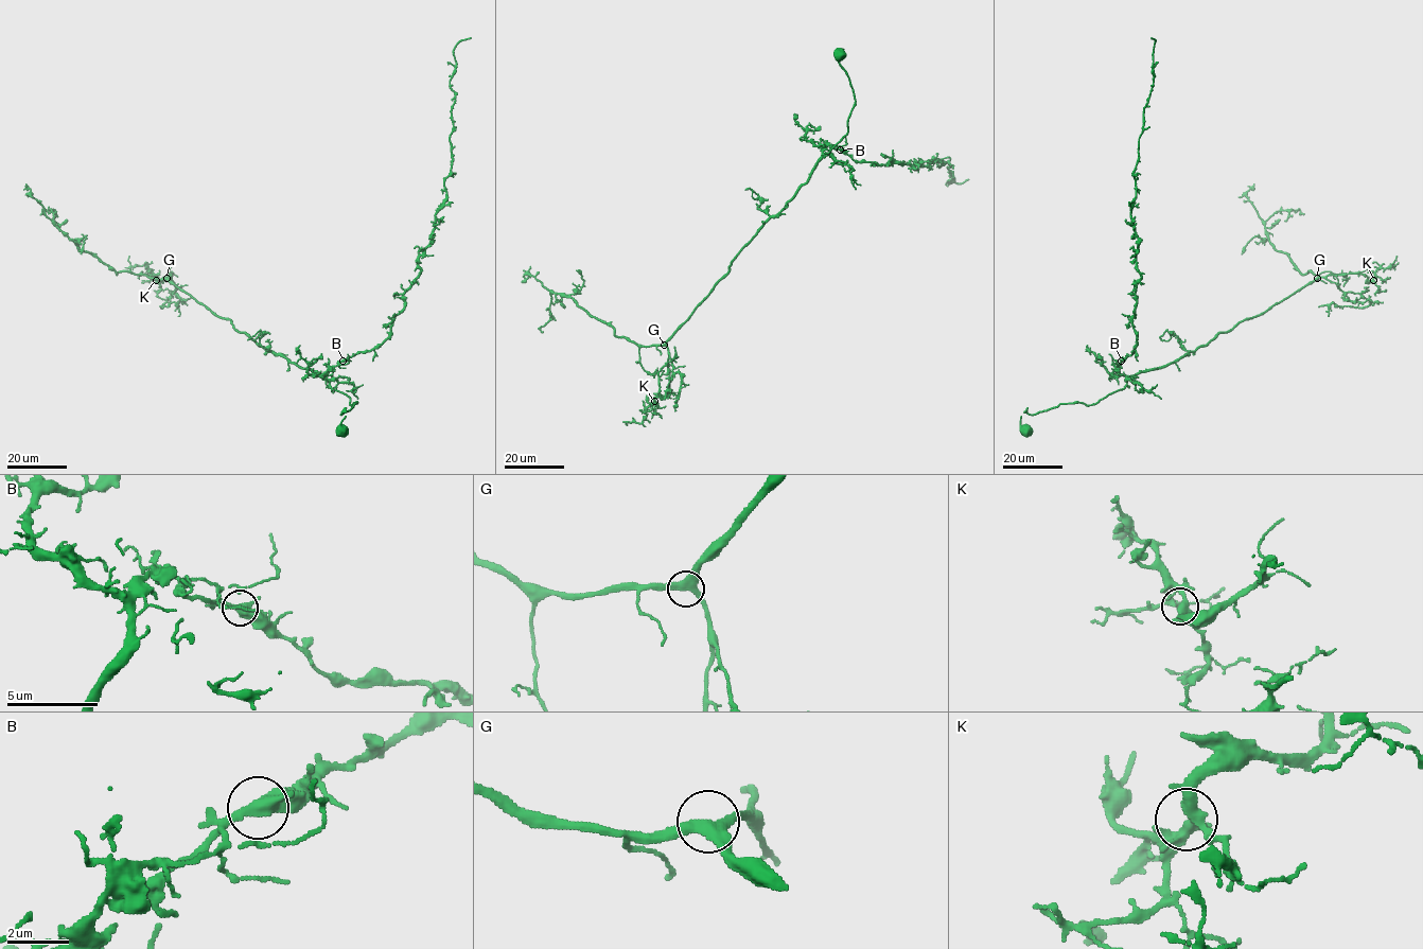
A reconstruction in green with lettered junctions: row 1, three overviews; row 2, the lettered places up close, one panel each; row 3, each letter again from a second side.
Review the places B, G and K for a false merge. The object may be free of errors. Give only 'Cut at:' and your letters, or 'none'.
Cut at: B

